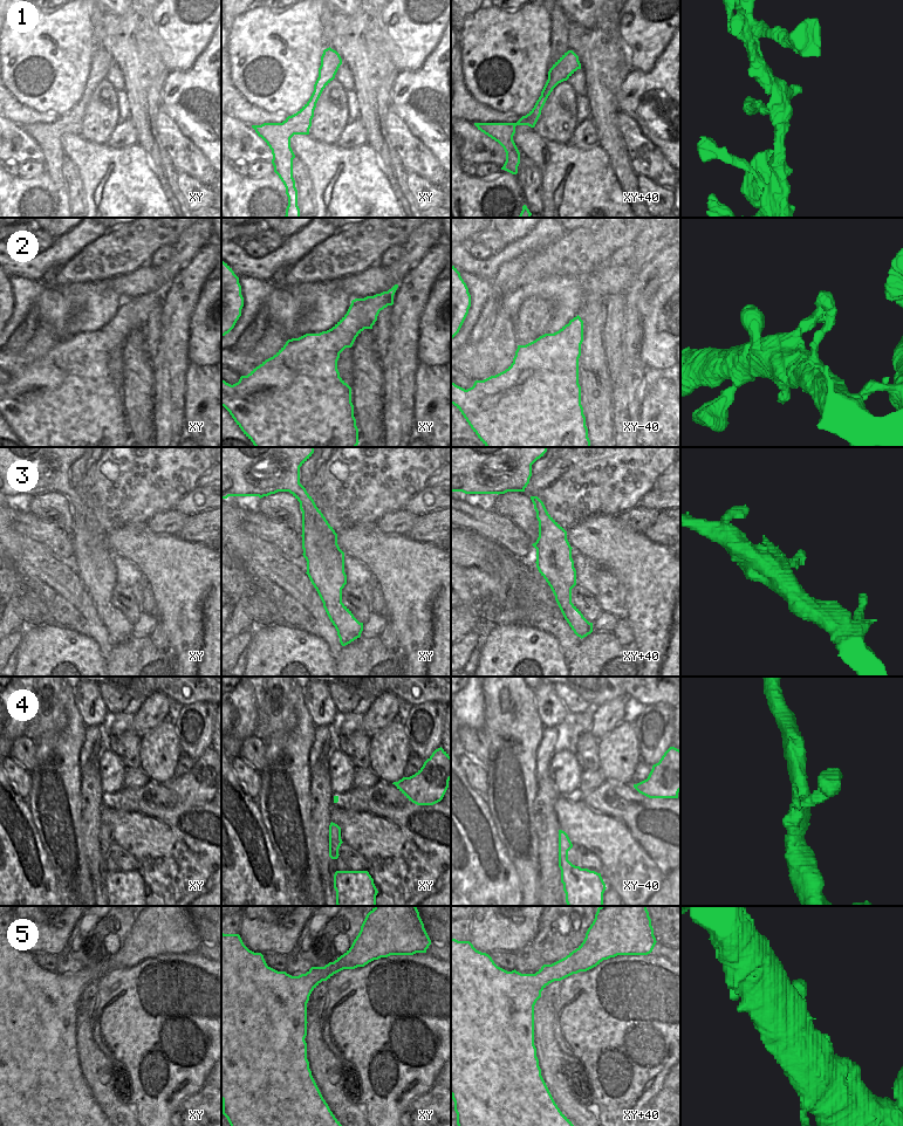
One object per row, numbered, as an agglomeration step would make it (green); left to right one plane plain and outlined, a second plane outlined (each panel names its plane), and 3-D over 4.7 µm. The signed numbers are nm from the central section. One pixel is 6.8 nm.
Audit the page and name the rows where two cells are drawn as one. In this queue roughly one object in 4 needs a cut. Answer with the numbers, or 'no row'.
no row

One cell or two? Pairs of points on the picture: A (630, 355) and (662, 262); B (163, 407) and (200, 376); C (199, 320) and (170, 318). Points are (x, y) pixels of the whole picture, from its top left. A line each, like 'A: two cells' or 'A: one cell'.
A: one cell
B: two cells
C: two cells

